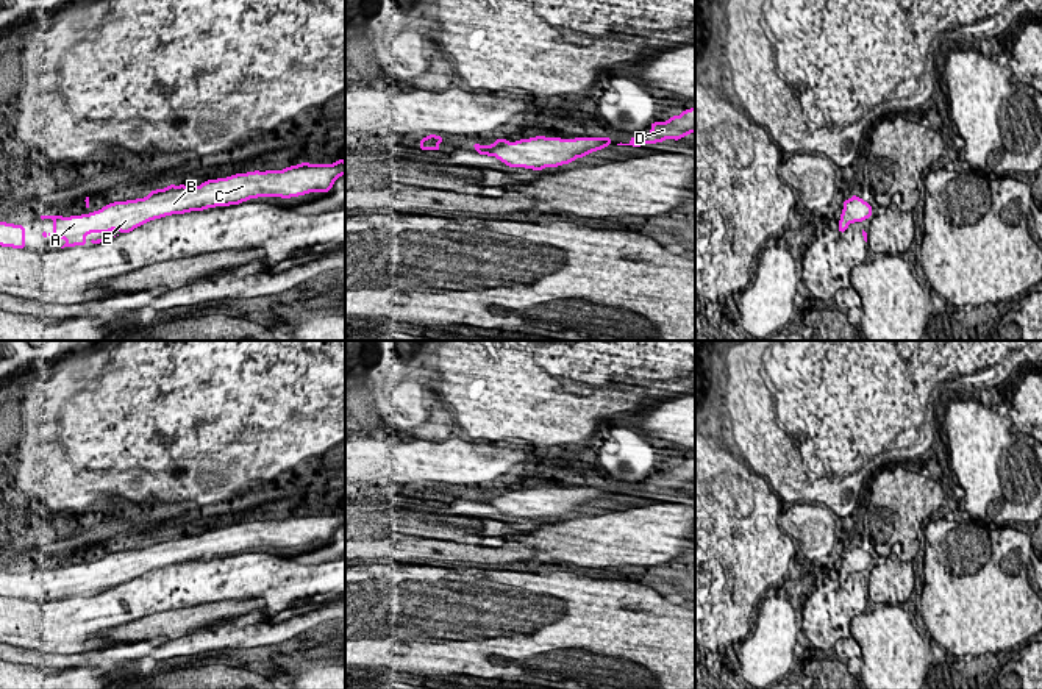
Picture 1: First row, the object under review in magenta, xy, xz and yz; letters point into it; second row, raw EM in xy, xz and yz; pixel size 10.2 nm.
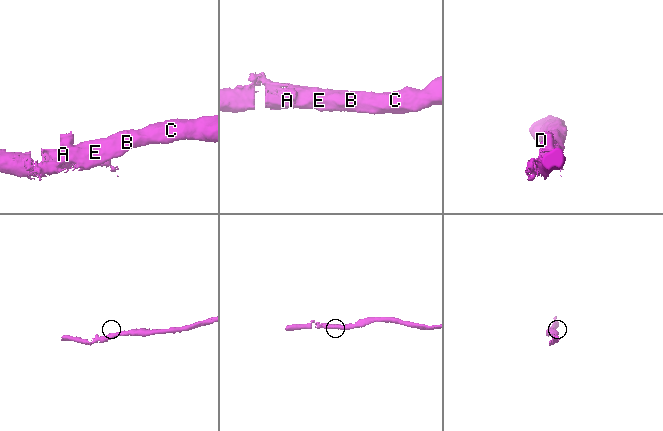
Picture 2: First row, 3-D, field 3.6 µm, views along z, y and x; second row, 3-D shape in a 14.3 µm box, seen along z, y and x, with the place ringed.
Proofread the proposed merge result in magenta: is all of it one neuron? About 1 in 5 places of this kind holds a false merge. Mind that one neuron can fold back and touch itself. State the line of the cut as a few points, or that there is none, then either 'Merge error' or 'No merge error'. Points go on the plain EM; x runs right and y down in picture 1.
No split. No merge error

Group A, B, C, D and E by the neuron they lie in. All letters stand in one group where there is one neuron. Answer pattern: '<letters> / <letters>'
A B C D E

